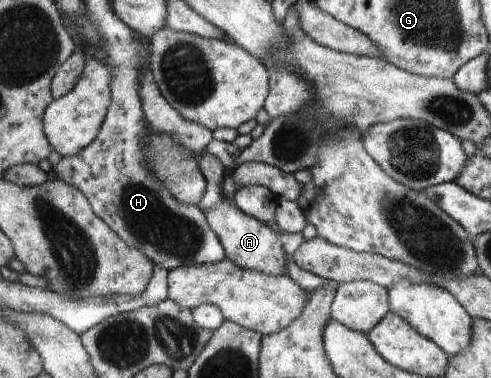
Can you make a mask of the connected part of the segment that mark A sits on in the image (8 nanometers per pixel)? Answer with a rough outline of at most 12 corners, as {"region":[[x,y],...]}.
{"region":[[229,198],[206,218],[237,266],[285,276],[301,233],[271,229]]}

